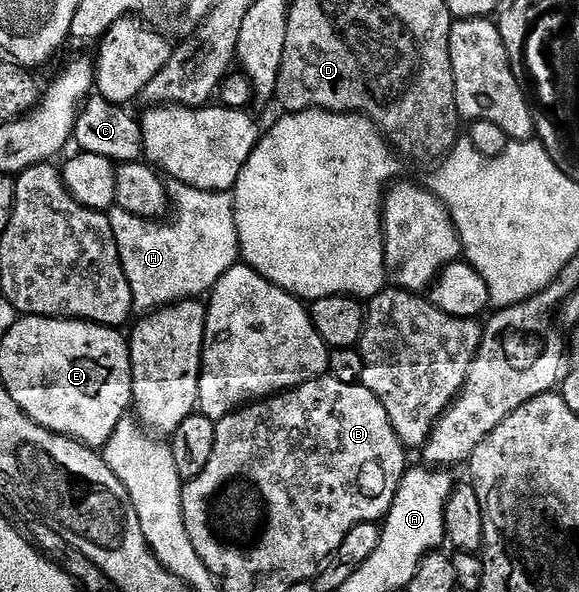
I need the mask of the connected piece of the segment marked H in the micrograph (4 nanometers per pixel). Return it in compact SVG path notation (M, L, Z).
M172 182L168 184L168 194L174 224L143 220L117 207L108 212L114 238L118 238L118 254L130 282L132 306L140 314L155 312L179 300L207 297L222 274L240 260L238 226L229 193L207 192Z

